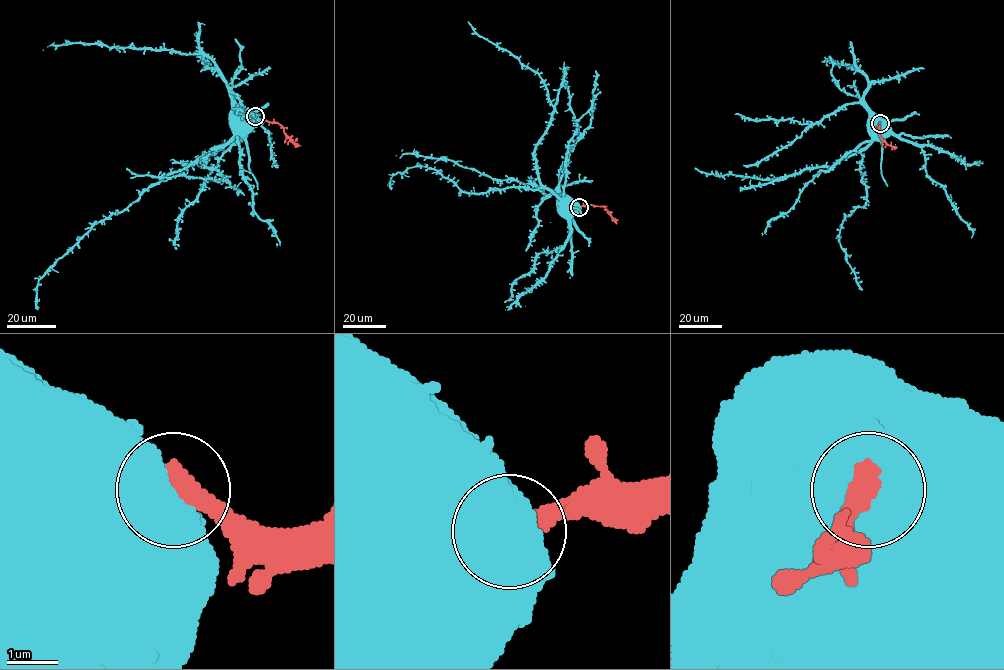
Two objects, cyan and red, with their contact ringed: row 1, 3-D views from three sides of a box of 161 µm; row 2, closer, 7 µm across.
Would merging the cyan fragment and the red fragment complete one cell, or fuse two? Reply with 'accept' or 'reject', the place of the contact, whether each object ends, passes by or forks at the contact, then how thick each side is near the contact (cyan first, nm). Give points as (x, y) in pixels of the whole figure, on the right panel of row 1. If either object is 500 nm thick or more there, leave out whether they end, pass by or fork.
reject | (880, 123) | 800/440 nm

